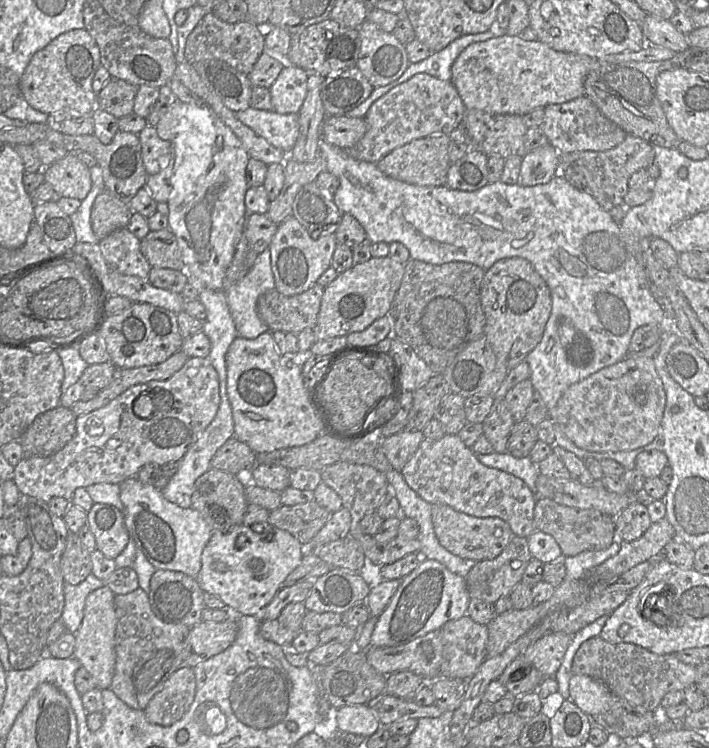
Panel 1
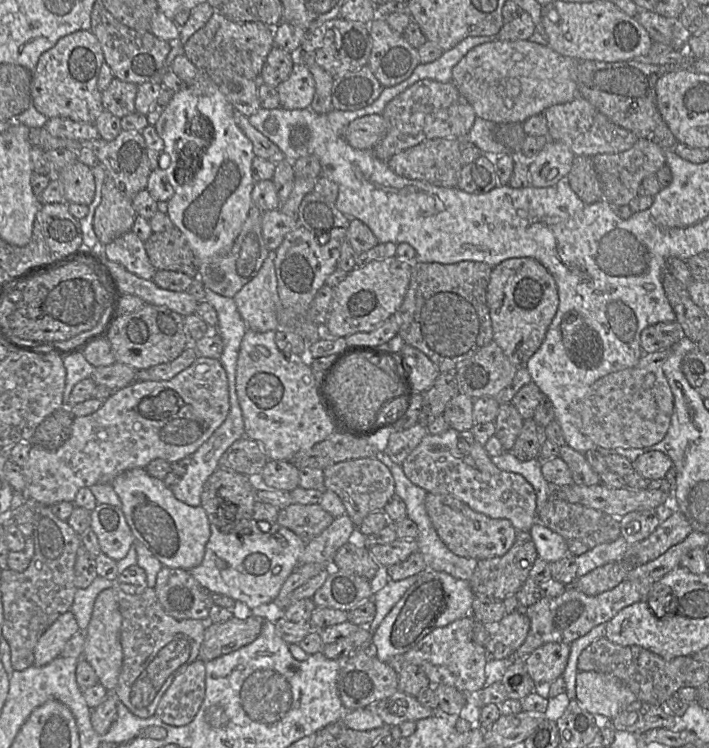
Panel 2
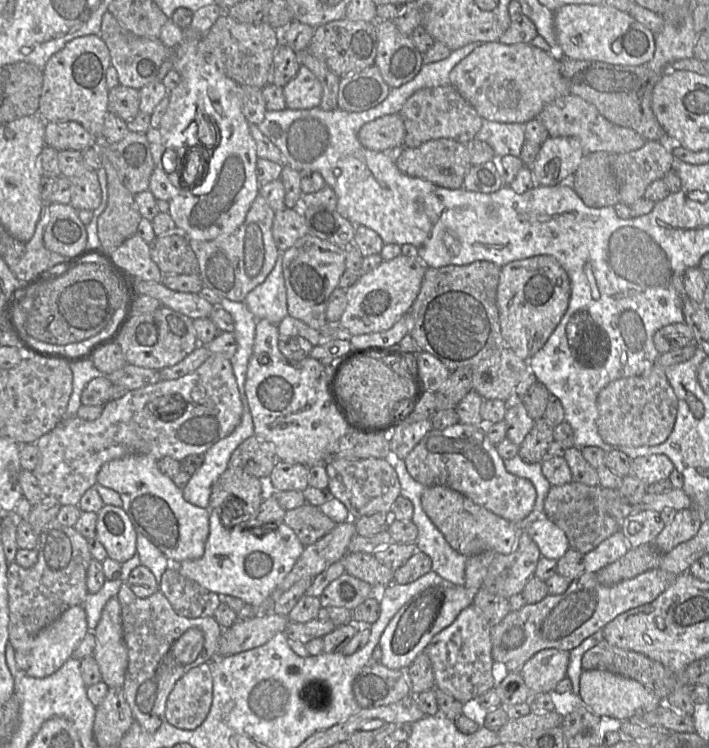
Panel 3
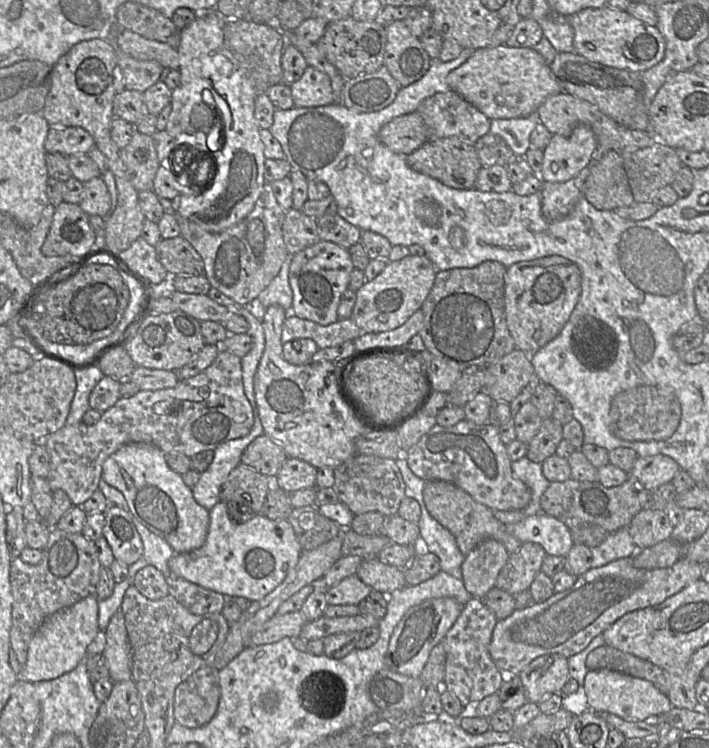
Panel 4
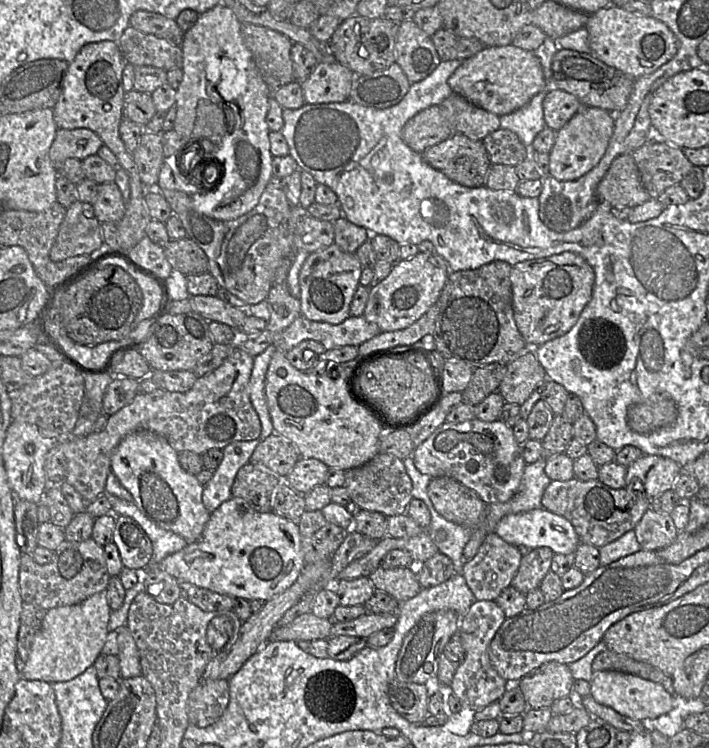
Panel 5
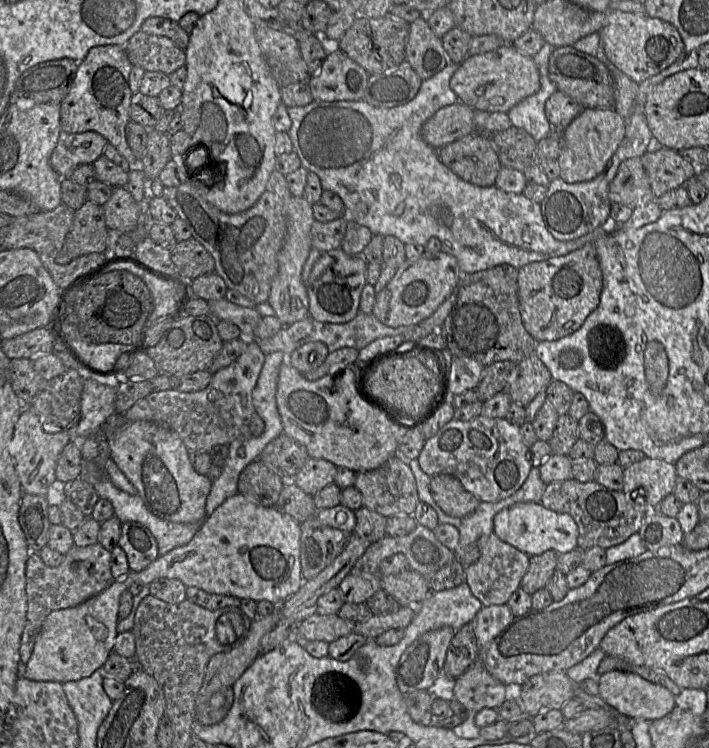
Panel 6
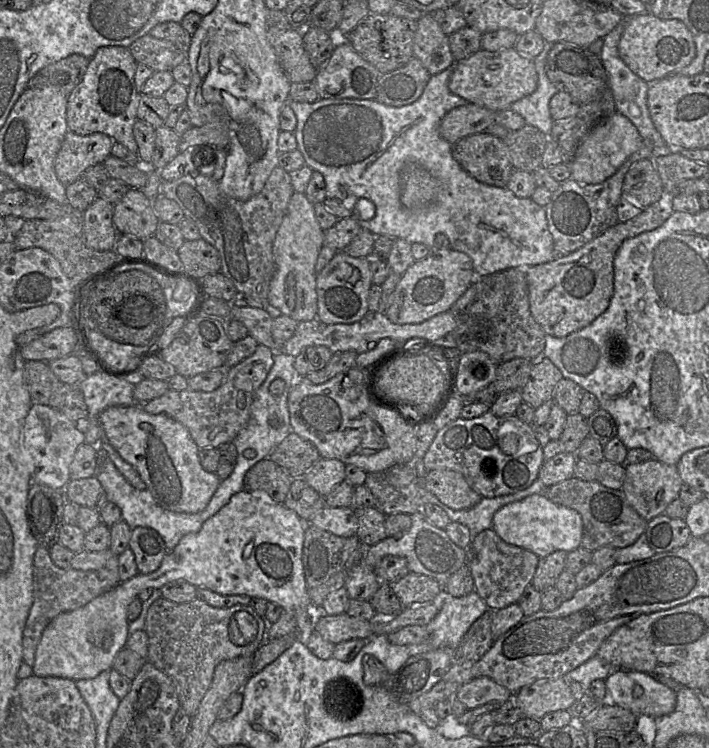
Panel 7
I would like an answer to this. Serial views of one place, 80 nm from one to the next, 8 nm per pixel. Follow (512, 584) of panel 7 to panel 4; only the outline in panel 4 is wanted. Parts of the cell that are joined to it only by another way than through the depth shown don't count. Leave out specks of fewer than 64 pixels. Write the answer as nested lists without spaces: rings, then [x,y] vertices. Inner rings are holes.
[[[492,538],[485,539],[465,556],[462,579],[473,598],[483,598],[495,587],[497,577],[509,556],[504,545]]]

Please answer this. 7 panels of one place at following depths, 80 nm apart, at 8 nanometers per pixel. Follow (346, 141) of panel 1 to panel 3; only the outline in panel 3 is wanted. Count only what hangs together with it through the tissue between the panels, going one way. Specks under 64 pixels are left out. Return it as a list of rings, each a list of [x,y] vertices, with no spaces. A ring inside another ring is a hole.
[[[398,113],[367,122],[358,132],[361,145],[373,151],[396,153],[403,148],[404,138],[405,126]]]

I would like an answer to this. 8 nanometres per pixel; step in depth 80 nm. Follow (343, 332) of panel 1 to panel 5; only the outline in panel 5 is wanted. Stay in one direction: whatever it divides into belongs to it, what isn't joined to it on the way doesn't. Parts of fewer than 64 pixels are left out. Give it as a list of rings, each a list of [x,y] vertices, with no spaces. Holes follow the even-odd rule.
[[[419,252],[411,258],[399,260],[393,264],[390,274],[376,286],[370,288],[363,316],[369,322],[376,323],[382,332],[404,329],[416,322],[438,300],[450,273],[447,261],[434,252]]]

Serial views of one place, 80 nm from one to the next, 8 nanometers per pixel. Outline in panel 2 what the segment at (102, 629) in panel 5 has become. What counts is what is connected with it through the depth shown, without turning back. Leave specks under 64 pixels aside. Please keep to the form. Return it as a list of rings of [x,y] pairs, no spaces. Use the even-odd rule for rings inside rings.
[[[71,611],[60,615],[40,636],[34,649],[33,665],[44,666],[59,657],[67,641],[79,631]]]

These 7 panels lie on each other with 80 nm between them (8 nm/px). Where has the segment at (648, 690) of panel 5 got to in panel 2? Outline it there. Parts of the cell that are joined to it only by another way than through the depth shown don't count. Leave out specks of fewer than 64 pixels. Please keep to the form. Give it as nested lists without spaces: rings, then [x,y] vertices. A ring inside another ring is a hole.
[[[578,671],[575,690],[576,701],[583,709],[608,719],[638,701],[635,694],[618,678],[594,671]]]

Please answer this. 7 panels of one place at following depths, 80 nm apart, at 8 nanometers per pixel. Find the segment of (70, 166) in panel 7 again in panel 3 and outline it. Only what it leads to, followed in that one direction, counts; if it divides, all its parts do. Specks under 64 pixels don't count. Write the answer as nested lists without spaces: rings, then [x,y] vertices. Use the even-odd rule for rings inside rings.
[[[75,121],[47,122],[45,126],[45,145],[57,151],[84,151],[95,145],[95,138]]]

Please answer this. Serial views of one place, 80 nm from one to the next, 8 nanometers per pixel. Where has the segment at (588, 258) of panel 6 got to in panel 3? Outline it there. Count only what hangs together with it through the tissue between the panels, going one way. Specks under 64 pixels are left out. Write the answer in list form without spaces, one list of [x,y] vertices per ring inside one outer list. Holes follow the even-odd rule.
[[[533,256],[502,266],[497,287],[497,306],[506,346],[519,358],[528,361],[544,346],[560,323],[567,311],[570,296],[570,278],[552,256]]]

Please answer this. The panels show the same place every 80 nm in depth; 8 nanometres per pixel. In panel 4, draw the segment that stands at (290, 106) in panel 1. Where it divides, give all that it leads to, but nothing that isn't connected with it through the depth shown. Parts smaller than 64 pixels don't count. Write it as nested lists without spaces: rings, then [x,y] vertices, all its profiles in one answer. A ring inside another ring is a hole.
[[[308,66],[302,76],[290,85],[294,107],[317,107],[336,103],[330,78]]]

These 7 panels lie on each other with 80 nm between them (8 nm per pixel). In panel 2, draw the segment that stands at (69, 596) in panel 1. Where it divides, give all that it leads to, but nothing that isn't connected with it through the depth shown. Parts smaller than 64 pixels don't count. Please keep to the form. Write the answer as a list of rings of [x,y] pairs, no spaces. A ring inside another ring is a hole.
[[[97,576],[87,588],[77,589],[69,611],[74,615],[80,631],[85,631],[89,624],[97,595],[104,589],[114,586],[114,580]]]

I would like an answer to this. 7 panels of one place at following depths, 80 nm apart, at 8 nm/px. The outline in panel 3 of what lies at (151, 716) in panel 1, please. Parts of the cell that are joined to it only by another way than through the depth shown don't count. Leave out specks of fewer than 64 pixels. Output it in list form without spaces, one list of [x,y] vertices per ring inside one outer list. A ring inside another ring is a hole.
[[[209,662],[190,669],[175,683],[168,695],[165,720],[179,729],[196,729],[210,711],[212,689]]]

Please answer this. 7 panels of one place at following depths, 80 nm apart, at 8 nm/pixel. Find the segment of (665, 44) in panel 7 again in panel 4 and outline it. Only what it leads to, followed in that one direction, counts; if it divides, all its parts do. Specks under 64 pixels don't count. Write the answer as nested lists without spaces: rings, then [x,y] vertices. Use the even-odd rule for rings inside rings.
[[[605,5],[586,8],[566,16],[574,30],[574,52],[590,61],[606,66],[643,72],[660,62],[665,52],[665,41],[656,26],[648,25],[626,10],[617,10]]]

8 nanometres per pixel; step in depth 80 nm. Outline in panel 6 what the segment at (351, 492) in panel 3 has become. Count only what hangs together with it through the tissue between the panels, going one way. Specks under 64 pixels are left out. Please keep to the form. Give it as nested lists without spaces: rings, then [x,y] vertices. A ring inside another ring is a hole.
[[[394,456],[380,467],[359,472],[354,484],[363,497],[363,507],[388,518],[395,515],[413,515],[419,503],[415,477],[408,462],[400,456]]]

